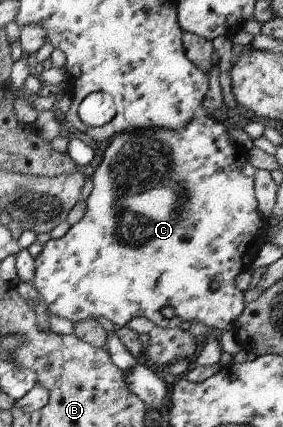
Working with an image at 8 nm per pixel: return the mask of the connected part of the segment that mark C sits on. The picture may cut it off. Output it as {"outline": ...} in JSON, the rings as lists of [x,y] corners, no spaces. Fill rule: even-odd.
{"outline":[[[201,112],[194,116],[185,129],[171,131],[163,128],[151,128],[130,133],[120,133],[113,138],[107,147],[102,162],[92,171],[90,178],[94,187],[87,198],[87,210],[84,217],[70,227],[68,233],[59,239],[51,239],[42,250],[42,254],[35,259],[35,277],[30,285],[39,292],[40,298],[46,303],[46,308],[52,315],[66,318],[70,322],[104,316],[113,322],[116,328],[128,325],[136,317],[144,317],[151,320],[156,326],[173,329],[180,327],[182,322],[195,324],[200,322],[204,326],[216,328],[216,330],[234,330],[236,320],[245,310],[244,292],[235,284],[234,279],[242,270],[252,268],[252,260],[257,258],[260,248],[264,246],[266,238],[262,238],[262,228],[266,226],[264,218],[258,214],[258,201],[255,195],[254,175],[257,167],[249,161],[246,149],[240,145],[231,144],[226,134],[228,130],[209,113]],[[164,306],[174,308],[174,317],[163,318],[160,311]]]}

